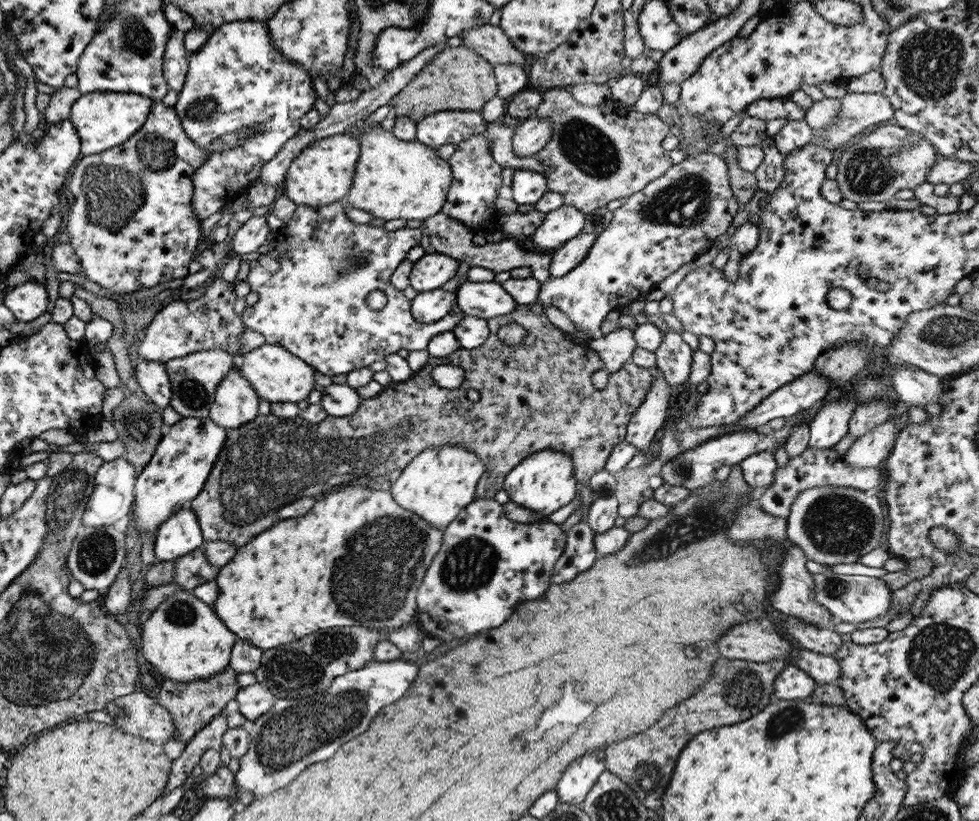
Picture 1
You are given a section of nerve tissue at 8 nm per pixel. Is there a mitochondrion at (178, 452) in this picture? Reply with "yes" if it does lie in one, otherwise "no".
no

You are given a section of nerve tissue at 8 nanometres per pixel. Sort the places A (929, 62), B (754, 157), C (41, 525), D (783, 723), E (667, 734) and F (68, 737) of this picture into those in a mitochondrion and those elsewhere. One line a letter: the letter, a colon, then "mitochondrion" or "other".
A: mitochondrion
B: other
C: mitochondrion
D: mitochondrion
E: other
F: other

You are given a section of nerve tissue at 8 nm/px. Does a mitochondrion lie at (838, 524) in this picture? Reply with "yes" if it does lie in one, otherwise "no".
yes

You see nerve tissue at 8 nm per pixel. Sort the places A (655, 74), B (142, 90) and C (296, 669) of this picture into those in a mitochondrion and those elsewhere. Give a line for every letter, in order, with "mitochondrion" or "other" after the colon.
A: other
B: other
C: mitochondrion

